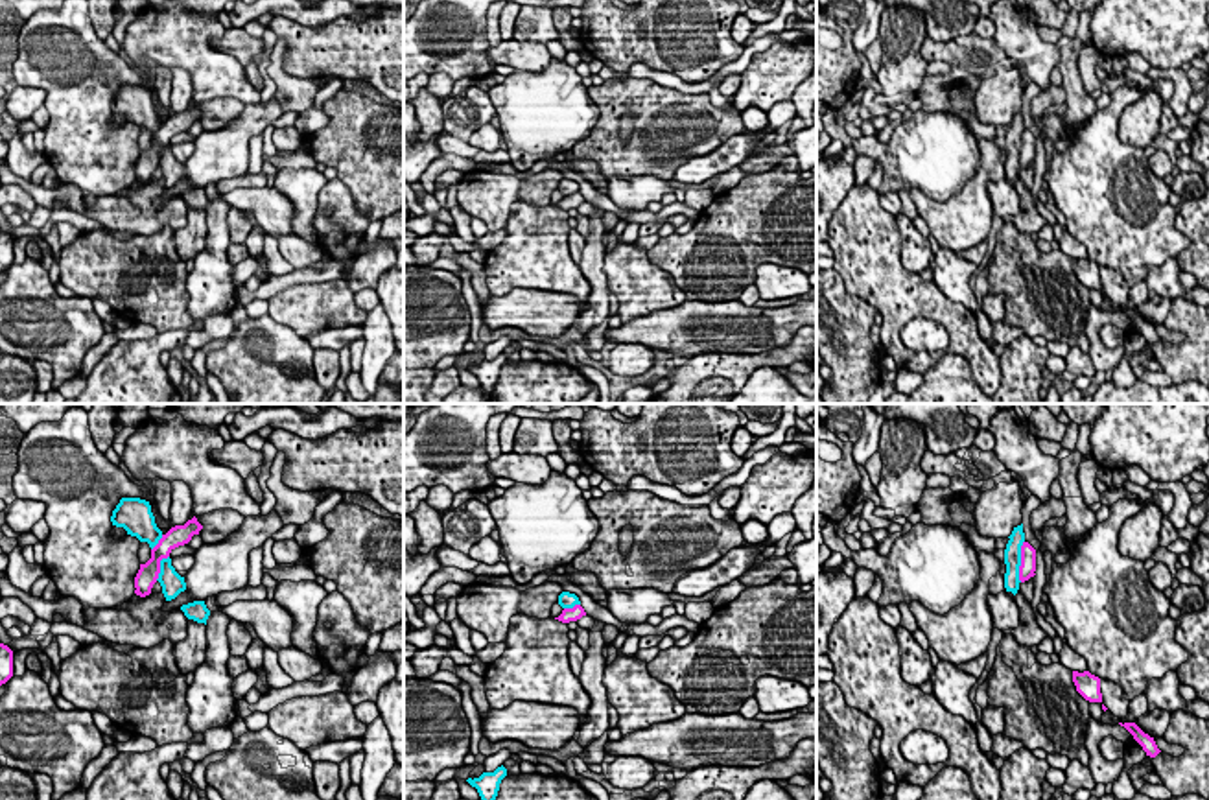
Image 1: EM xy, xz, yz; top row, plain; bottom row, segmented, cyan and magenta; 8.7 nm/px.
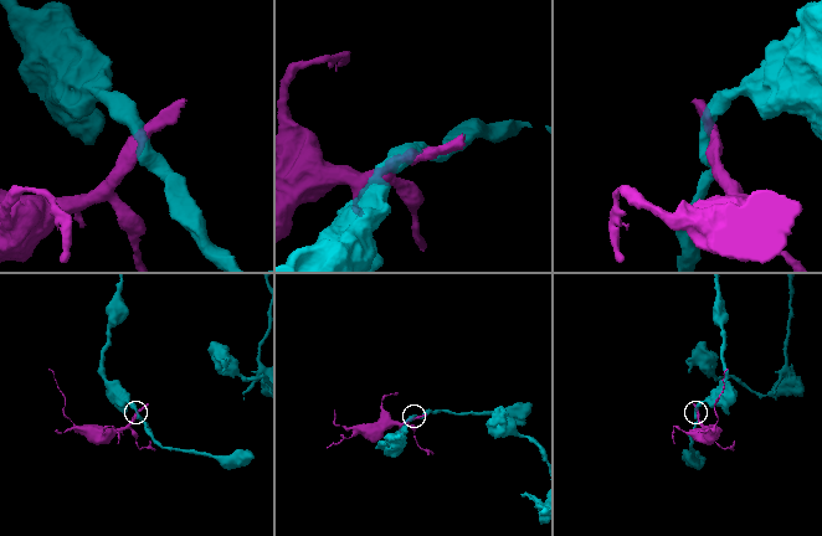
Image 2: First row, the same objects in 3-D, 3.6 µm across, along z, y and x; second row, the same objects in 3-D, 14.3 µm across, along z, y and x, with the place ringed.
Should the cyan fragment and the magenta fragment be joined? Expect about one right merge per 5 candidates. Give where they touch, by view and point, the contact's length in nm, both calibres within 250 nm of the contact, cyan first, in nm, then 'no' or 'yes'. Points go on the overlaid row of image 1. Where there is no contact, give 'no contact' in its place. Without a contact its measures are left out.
yz (1020, 561) | 360 nm | 160/140 nm | no

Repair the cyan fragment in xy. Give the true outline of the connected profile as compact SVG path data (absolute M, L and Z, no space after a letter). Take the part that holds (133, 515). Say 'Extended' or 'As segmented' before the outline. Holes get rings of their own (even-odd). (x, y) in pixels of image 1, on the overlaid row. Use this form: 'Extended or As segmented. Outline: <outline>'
As segmented. Outline: M122 498L111 516L112 525L123 527L127 535L147 542L153 549L162 538L162 531L155 524L151 505L140 498Z

